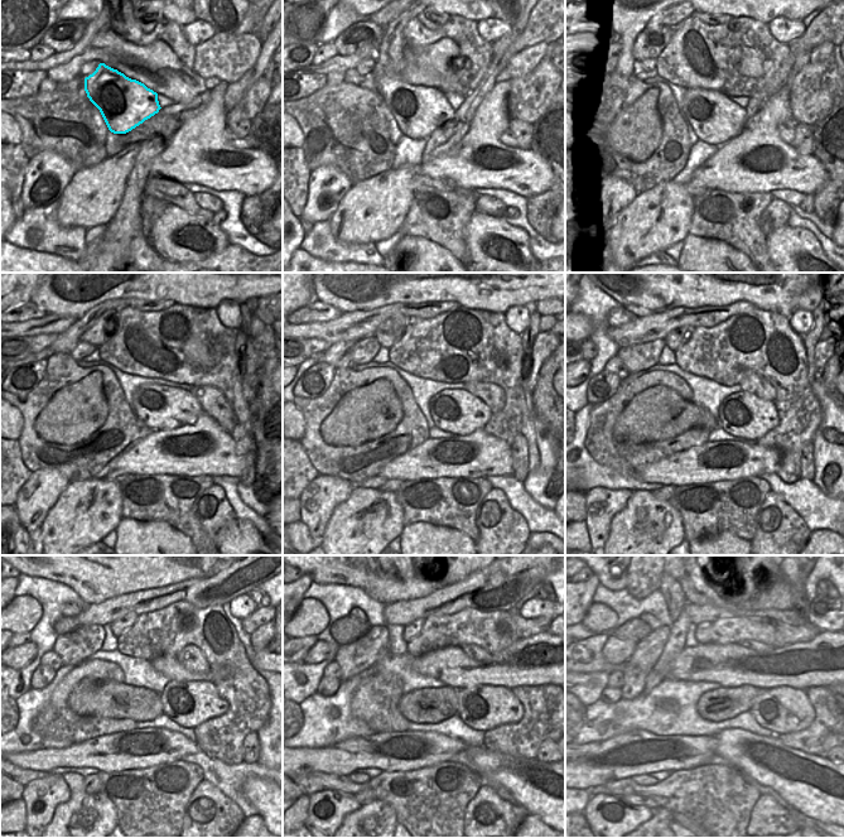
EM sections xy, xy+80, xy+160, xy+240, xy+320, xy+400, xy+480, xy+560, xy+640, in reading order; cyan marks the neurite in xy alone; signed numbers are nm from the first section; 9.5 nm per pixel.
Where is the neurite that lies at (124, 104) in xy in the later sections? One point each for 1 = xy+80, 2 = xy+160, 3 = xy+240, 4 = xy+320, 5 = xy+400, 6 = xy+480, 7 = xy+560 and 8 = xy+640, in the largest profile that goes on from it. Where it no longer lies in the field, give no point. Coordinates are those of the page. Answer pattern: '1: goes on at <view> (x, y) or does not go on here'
1: goes on at xy+80 (418, 111)
2: goes on at xy+160 (714, 119)
3: goes on at xy+240 (160, 408)
4: goes on at xy+320 (457, 412)
5: goes on at xy+400 (742, 414)
6: goes on at xy+480 (188, 704)
7: goes on at xy+560 (485, 707)
8: goes on at xy+640 (782, 709)

